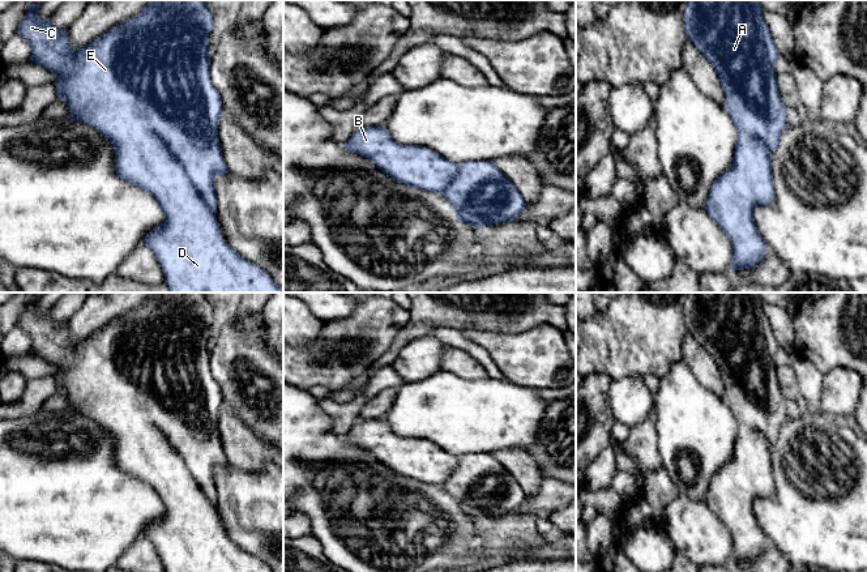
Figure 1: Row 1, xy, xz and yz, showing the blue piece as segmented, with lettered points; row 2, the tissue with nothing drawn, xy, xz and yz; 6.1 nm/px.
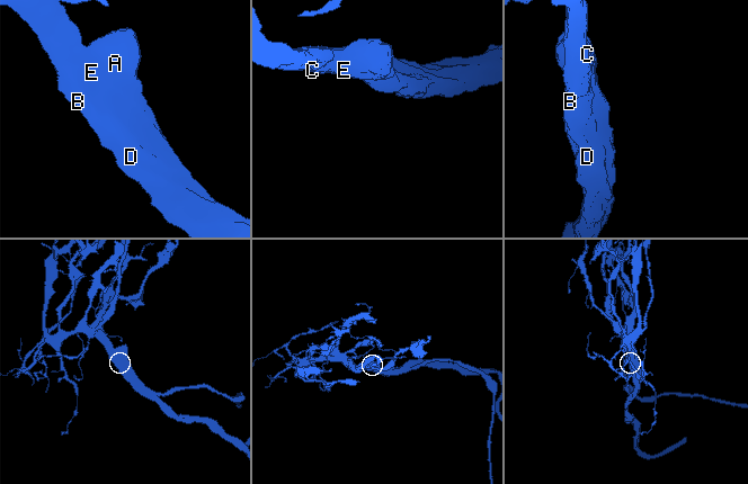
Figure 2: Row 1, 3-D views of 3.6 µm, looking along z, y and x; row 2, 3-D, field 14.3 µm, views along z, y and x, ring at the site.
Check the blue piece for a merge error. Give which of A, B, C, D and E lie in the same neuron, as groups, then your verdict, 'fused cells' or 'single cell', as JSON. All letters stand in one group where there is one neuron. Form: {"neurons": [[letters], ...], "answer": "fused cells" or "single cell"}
{"neurons": [["A", "B", "C", "D", "E"]], "answer": "single cell"}

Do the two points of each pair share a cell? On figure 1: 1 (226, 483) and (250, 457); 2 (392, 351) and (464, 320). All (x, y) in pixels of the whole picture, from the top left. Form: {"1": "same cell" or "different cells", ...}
{"1": "different cells", "2": "same cell"}

